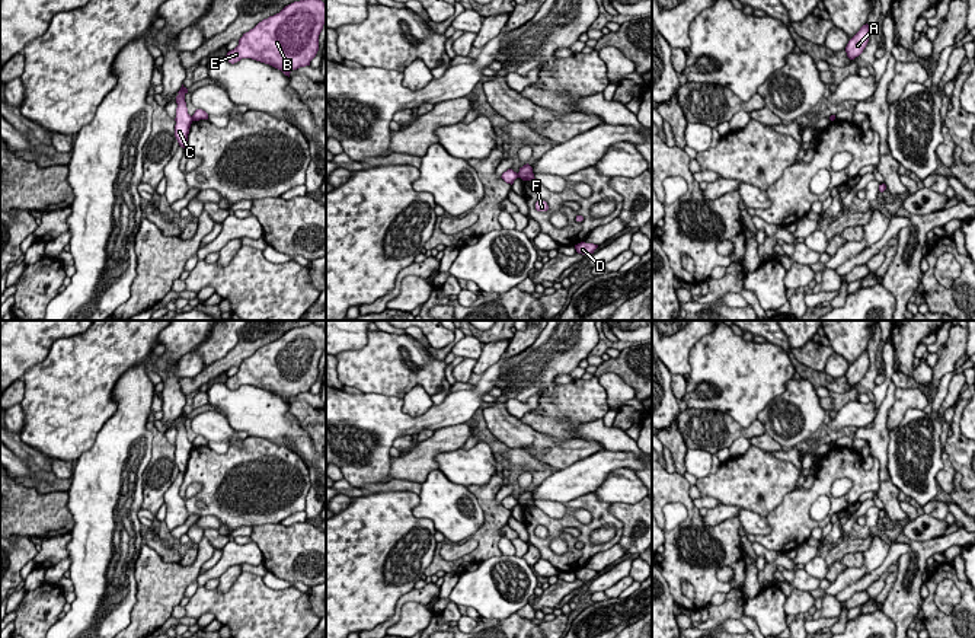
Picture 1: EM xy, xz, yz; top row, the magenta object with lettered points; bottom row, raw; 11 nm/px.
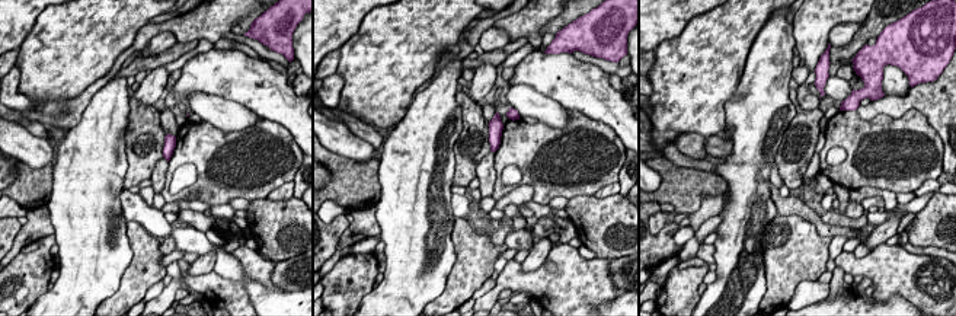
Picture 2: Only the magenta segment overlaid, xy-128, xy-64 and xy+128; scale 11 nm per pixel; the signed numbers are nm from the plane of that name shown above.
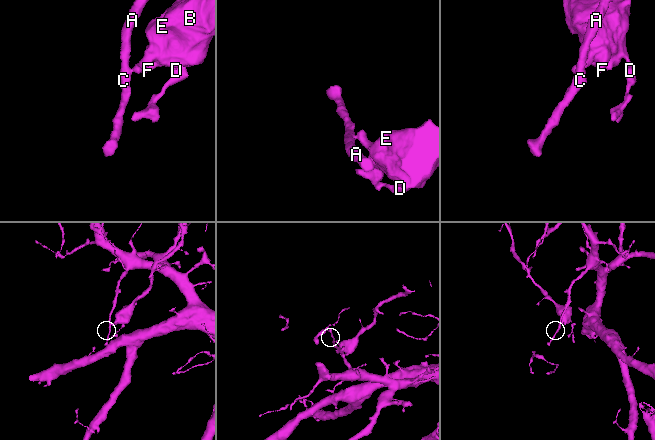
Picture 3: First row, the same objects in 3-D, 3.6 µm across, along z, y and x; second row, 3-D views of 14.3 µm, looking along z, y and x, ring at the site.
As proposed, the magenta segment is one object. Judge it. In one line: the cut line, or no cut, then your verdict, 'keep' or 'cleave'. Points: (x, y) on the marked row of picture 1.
cut in xy along (191, 117), (194, 120); cleave

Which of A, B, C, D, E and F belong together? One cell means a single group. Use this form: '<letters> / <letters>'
A C / B D E F

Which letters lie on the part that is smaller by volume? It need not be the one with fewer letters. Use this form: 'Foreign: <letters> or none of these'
Foreign: B, D, E, F

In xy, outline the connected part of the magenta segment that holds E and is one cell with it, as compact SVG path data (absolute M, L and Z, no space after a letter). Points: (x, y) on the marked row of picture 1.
M322 0L294 1L243 34L226 58L231 64L252 58L290 77L292 70L310 66L316 57L325 23L326 4Z

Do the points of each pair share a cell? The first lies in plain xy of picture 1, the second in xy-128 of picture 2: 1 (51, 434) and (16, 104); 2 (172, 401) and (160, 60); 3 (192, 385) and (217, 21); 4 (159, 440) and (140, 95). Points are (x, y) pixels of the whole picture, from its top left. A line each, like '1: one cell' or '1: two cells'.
1: two cells
2: two cells
3: two cells
4: two cells

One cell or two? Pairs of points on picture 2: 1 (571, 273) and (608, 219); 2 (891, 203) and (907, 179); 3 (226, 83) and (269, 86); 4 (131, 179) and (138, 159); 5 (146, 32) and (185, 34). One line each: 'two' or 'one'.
1: two
2: two
3: one
4: one
5: one

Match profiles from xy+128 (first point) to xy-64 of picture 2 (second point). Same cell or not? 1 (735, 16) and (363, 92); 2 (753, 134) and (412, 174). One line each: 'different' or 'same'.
1: same
2: same

